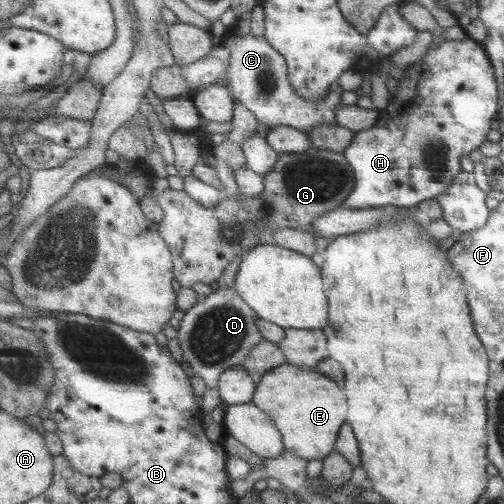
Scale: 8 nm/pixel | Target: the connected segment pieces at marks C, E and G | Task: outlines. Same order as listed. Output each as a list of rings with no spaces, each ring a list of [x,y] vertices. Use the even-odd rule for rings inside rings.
[[[250,32],[244,36],[239,33],[230,36],[221,51],[229,62],[227,82],[232,95],[253,111],[263,125],[268,128],[285,125],[306,133],[322,124],[337,125],[336,108],[343,103],[343,87],[339,82],[332,84],[322,101],[303,98],[290,81],[288,61],[283,54],[273,48],[265,37],[257,38]]]
[[[289,362],[268,372],[258,383],[254,399],[282,432],[286,448],[307,460],[327,458],[335,449],[339,430],[347,420],[347,396],[339,384],[316,367]]]
[[[313,142],[306,151],[280,153],[273,170],[264,175],[264,181],[266,187],[259,196],[249,196],[239,190],[234,197],[227,196],[223,199],[221,206],[217,208],[205,208],[185,190],[167,189],[163,194],[156,194],[150,188],[149,196],[153,195],[165,212],[165,219],[160,223],[159,230],[161,237],[172,250],[176,280],[182,287],[192,288],[199,283],[217,283],[237,256],[243,256],[253,250],[253,246],[270,241],[277,231],[289,228],[307,231],[307,226],[317,218],[343,206],[356,187],[355,171],[345,153],[316,147]]]

